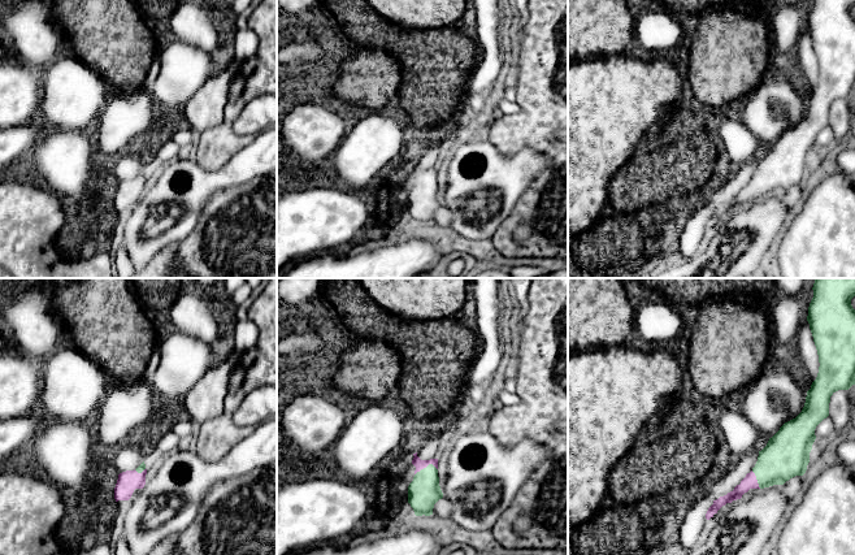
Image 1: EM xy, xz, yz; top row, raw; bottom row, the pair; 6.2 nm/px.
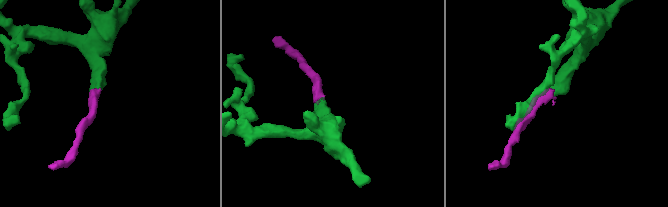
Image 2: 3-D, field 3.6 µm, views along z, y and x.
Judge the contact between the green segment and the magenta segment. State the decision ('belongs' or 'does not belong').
belongs

